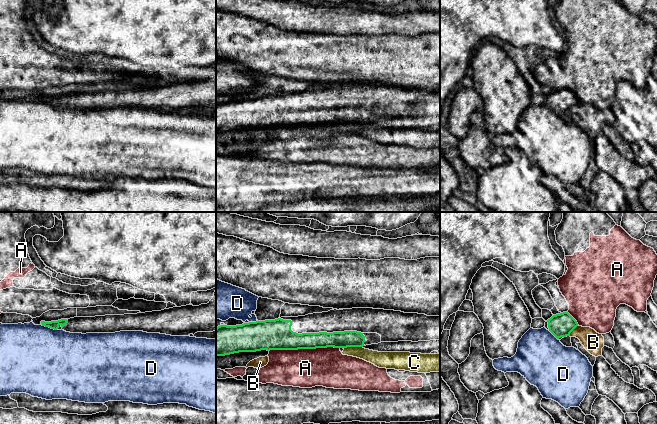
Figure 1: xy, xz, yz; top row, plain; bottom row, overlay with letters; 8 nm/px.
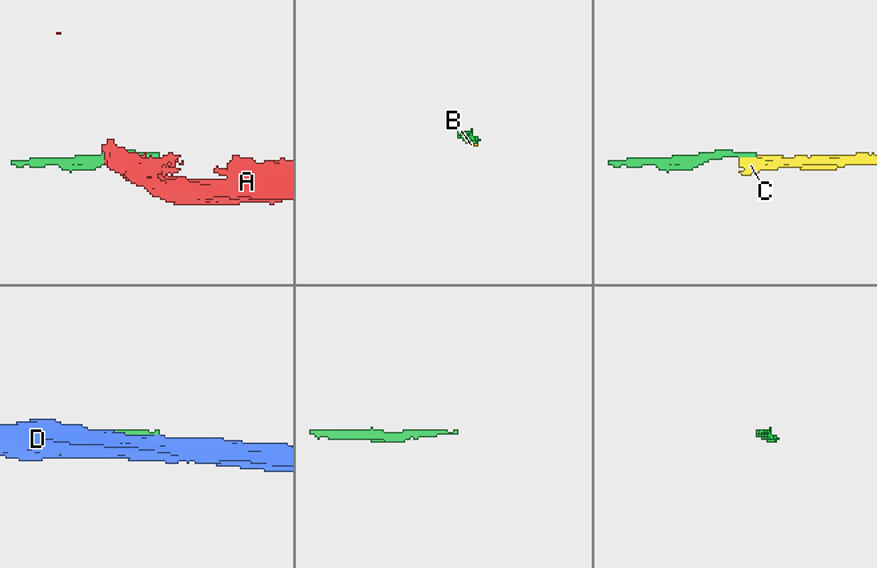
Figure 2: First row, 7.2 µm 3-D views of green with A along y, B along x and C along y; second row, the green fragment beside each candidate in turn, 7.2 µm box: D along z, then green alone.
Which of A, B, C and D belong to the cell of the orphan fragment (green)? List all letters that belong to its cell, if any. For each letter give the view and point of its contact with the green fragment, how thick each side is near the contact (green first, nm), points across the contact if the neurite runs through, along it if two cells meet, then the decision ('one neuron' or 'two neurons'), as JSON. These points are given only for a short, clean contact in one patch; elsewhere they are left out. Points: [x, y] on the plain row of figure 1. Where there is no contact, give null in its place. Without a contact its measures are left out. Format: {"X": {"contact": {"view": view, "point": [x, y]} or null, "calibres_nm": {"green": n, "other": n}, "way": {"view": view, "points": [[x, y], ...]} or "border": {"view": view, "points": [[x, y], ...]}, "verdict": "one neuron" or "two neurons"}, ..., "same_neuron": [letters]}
{"A": {"contact": {"view": "xz", "point": [304, 124]}, "calibres_nm": {"green": 240, "other": 320}, "verdict": "two neurons"}, "B": {"contact": {"view": "yz", "point": [573, 105]}, "calibres_nm": {"green": 190, "other": 170}, "verdict": "two neurons"}, "C": {"contact": {"view": "xz", "point": [352, 122]}, "calibres_nm": {"green": 130, "other": 130}, "border": {"view": "xz", "points": [[362, 122], [347, 122], [343, 124]]}, "verdict": "two neurons"}, "D": {"contact": {"view": "xy", "point": [49, 103]}, "calibres_nm": {"green": 70, "other": 500}, "verdict": "two neurons"}, "same_neuron": []}

